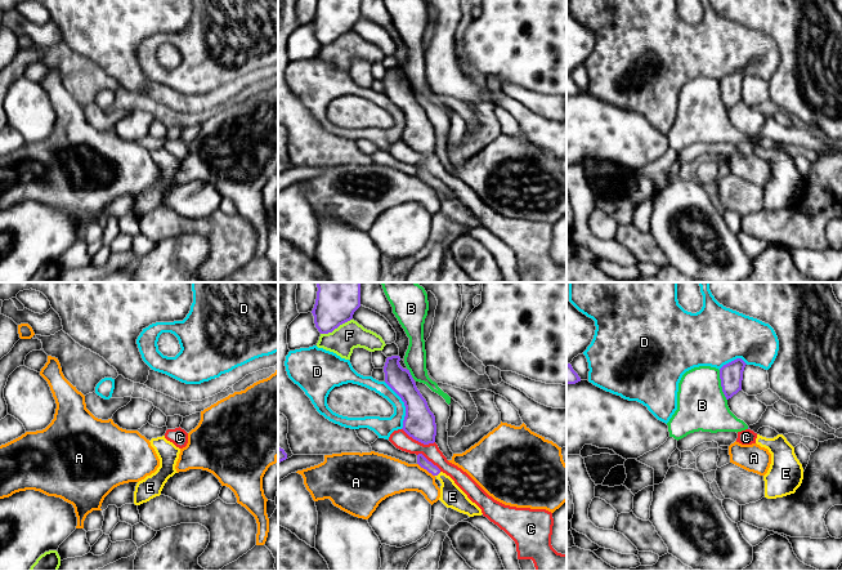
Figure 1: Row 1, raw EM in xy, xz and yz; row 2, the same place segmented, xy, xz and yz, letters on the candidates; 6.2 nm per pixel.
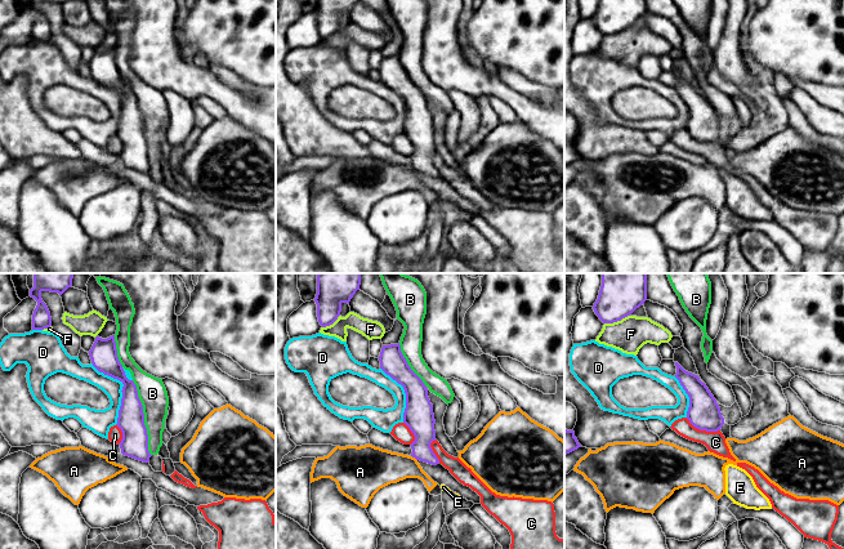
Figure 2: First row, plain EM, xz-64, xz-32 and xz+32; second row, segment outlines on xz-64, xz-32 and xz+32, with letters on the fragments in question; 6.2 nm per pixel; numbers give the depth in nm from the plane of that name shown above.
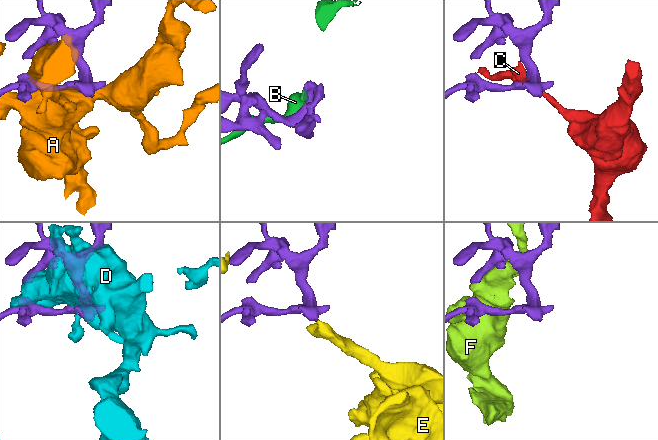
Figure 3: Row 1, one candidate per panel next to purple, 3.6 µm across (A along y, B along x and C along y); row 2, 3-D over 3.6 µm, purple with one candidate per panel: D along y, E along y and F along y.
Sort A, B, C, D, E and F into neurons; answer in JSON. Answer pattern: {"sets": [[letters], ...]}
{"sets": [["A"], ["B"], ["C"], ["D"], ["E"], ["F"]]}

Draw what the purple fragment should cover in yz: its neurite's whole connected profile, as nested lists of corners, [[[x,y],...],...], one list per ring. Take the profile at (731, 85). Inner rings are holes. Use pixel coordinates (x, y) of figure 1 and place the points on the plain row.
[[[736,70],[720,80],[721,98],[726,111],[742,102],[745,76],[747,75],[742,70]]]

